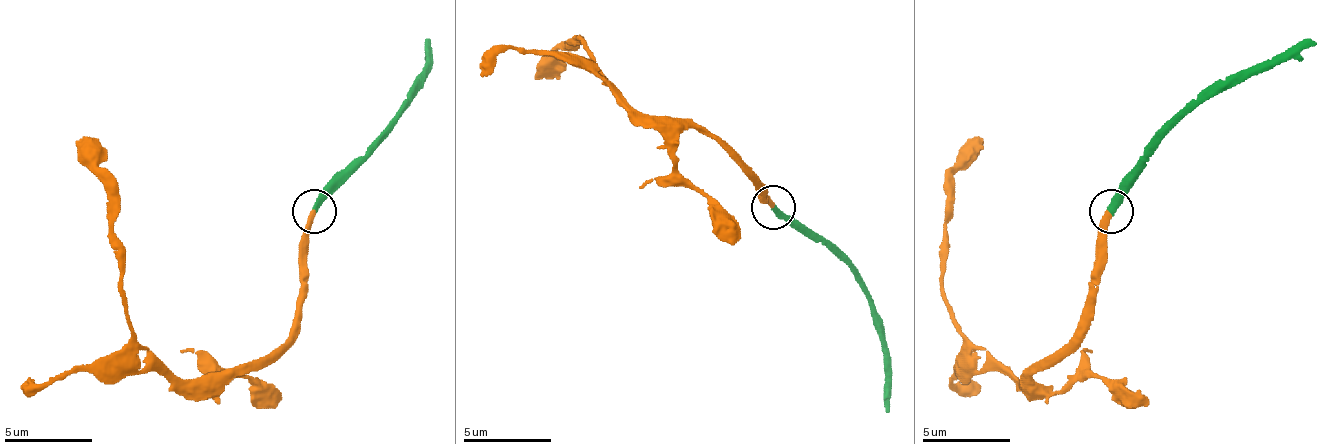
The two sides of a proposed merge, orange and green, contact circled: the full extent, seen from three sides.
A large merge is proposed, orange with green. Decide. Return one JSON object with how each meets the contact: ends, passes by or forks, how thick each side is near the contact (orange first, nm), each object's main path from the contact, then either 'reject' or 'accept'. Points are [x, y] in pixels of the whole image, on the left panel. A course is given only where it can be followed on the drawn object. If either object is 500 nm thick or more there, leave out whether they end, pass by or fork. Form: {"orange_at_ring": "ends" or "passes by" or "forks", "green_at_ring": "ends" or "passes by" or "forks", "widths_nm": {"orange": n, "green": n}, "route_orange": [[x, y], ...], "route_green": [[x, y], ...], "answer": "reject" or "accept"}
{"orange_at_ring": "ends", "green_at_ring": "ends", "widths_nm": {"orange": 320, "green": 360}, "route_orange": [[316, 210], [307, 232], [302, 321], [236, 378], [178, 378], [134, 338], [121, 290], [112, 179], [81, 135]], "route_green": [[316, 210], [408, 104], [426, 73], [430, 42]], "answer": "accept"}

